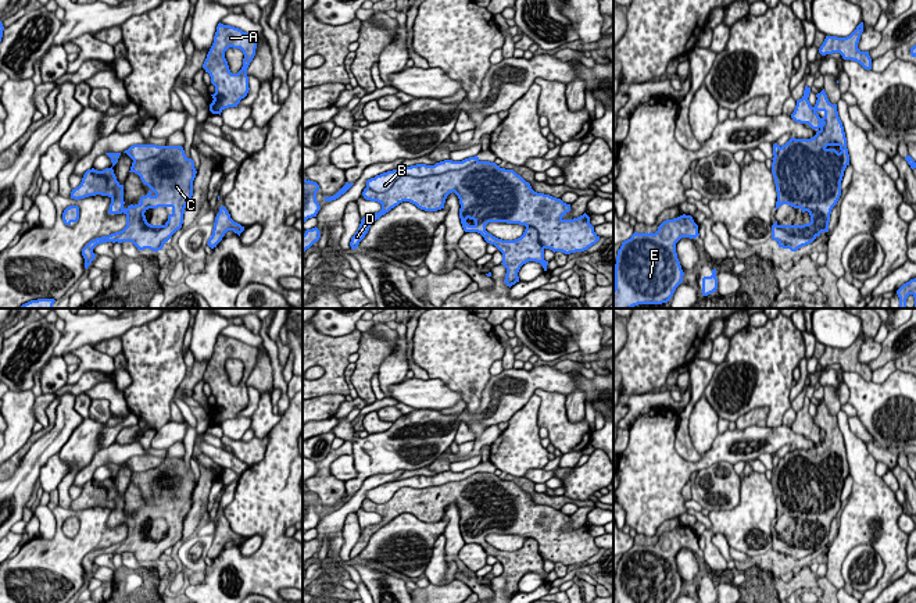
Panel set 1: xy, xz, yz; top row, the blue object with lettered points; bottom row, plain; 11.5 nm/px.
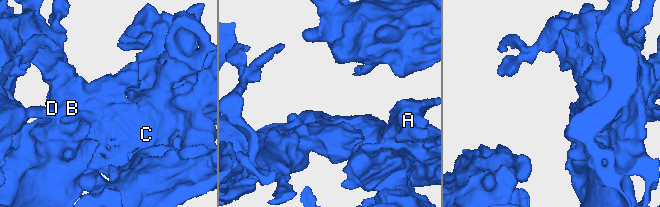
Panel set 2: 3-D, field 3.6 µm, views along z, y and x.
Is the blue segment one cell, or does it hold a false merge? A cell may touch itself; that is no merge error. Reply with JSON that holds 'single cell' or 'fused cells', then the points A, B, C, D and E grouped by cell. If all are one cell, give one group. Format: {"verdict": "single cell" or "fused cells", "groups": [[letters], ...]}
{"verdict": "fused cells", "groups": [["A", "C", "D", "E"], ["B"]]}

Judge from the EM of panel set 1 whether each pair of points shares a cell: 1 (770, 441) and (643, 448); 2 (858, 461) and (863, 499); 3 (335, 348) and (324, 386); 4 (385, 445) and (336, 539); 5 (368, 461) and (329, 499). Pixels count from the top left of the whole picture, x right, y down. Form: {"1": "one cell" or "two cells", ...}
{"1": "one cell", "2": "one cell", "3": "one cell", "4": "two cells", "5": "two cells"}

